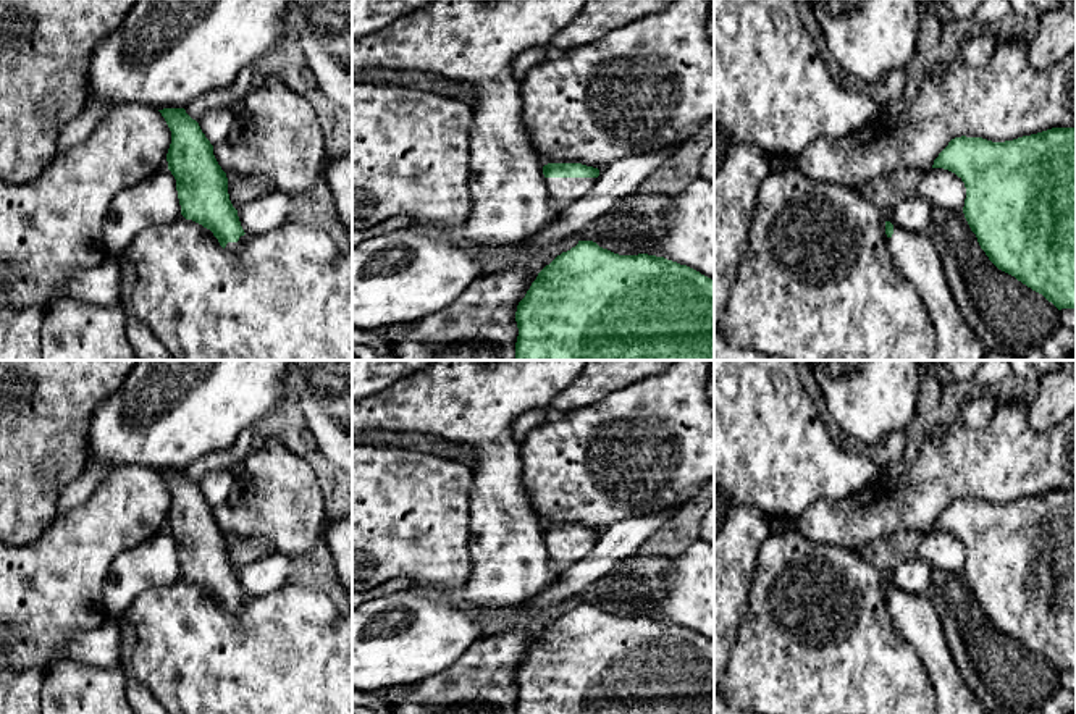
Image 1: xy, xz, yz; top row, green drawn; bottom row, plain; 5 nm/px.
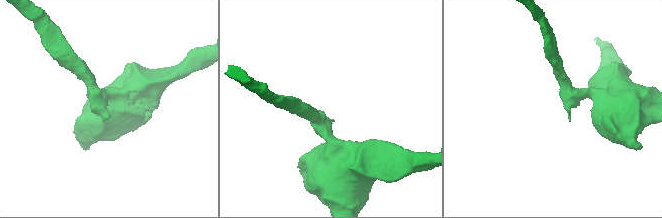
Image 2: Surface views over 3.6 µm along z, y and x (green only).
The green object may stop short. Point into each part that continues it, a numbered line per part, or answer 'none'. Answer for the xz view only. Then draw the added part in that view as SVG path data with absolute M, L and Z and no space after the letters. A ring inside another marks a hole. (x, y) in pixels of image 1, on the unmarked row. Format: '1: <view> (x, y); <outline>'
1: xz (561, 553); M544 540L549 565L557 572L564 572L586 557L596 543L598 540Z

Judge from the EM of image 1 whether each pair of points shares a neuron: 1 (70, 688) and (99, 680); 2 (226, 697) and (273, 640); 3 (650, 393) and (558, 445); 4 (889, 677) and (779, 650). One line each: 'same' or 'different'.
1: same
2: same
3: same
4: same

